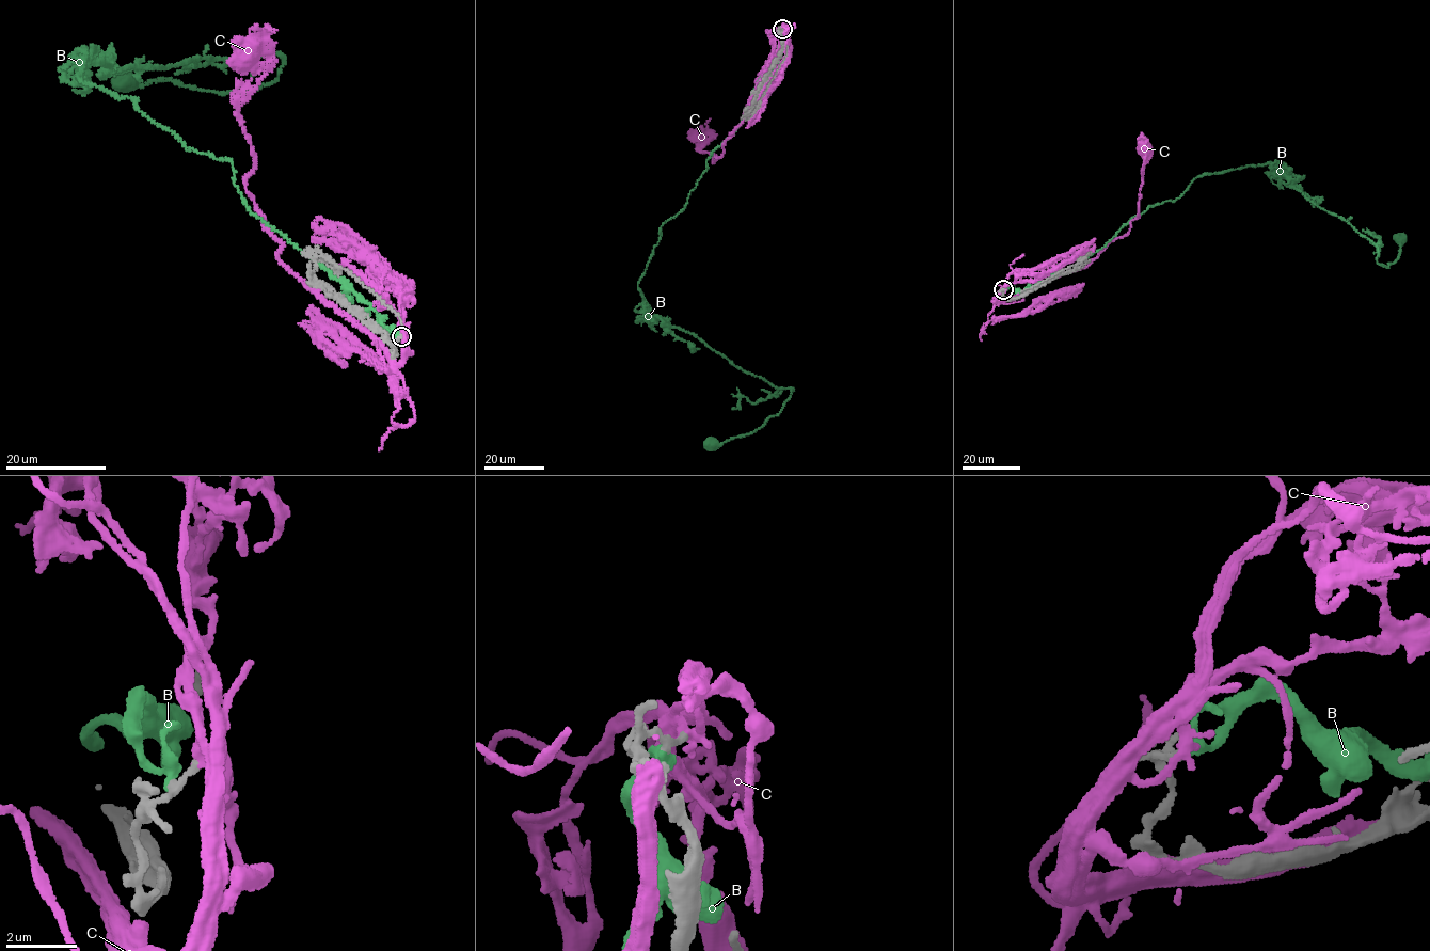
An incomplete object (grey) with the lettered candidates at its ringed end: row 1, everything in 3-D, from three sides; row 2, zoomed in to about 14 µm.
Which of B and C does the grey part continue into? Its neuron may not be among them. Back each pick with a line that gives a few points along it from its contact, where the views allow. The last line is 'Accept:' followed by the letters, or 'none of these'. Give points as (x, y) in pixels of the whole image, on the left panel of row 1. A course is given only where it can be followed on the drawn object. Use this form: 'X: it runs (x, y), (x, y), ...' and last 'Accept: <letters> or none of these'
C: it runs (400, 336), (394, 363), (279, 258), (281, 243), (247, 190), (255, 154), (238, 106), (265, 72), (248, 52)
Accept: C

